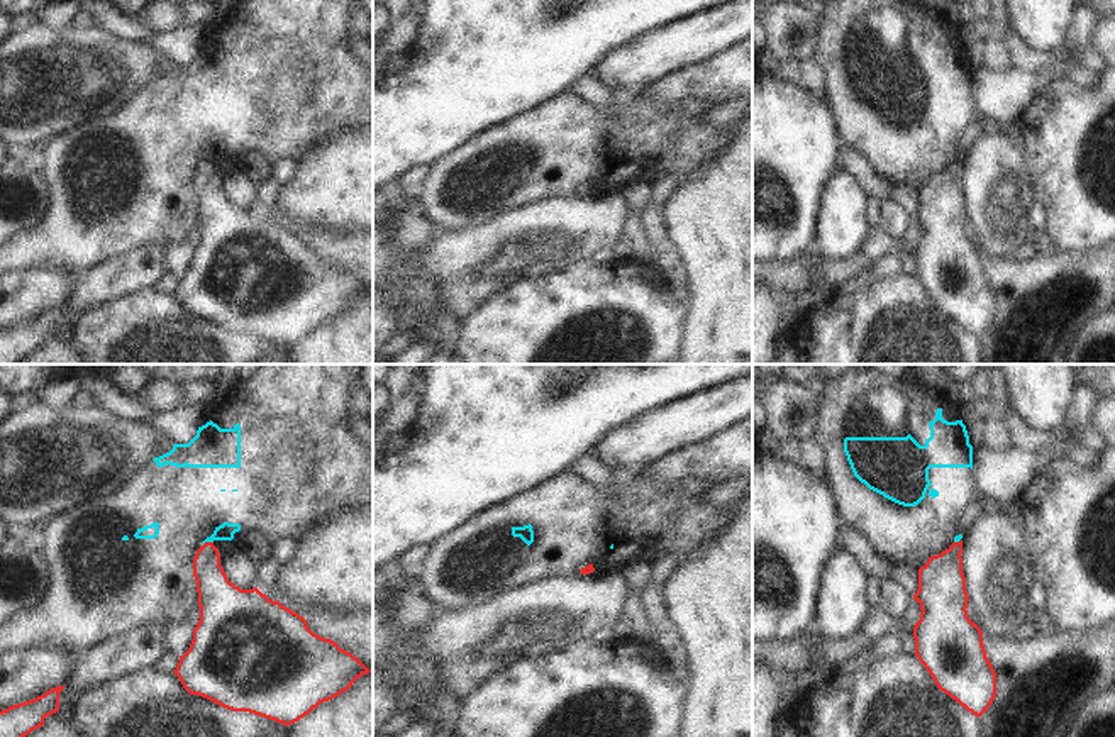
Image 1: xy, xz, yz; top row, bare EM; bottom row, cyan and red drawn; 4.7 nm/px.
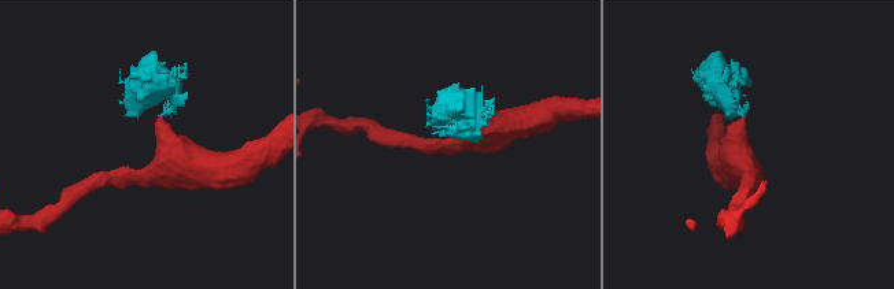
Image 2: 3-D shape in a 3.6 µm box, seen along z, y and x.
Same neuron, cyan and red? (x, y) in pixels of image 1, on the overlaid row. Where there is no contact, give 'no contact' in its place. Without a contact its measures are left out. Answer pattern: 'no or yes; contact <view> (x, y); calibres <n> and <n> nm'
no; contact xy (207, 541); calibres 80 and 170 nm

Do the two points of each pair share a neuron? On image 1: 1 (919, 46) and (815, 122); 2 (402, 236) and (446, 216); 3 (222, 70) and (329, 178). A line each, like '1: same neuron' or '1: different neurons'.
1: different neurons
2: different neurons
3: different neurons

